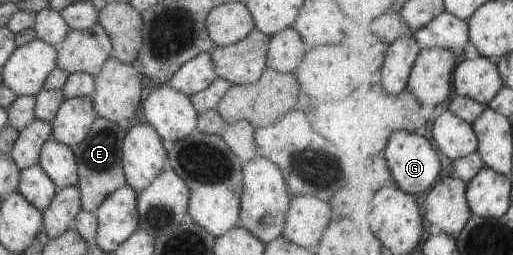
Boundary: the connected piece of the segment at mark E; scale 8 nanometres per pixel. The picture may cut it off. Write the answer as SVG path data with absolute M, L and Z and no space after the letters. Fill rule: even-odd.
M96 116L83 141L71 148L78 175L75 186L80 195L81 210L94 212L110 193L126 184L120 158L122 139L126 130L125 123L120 124Z

